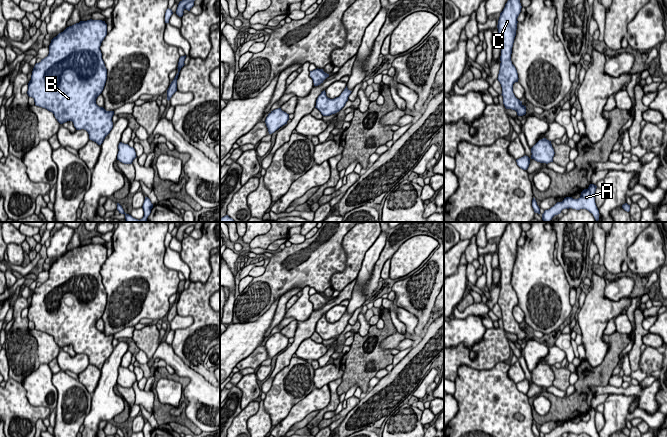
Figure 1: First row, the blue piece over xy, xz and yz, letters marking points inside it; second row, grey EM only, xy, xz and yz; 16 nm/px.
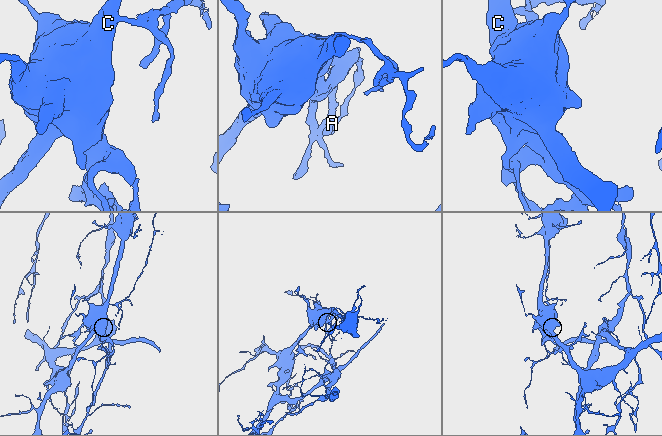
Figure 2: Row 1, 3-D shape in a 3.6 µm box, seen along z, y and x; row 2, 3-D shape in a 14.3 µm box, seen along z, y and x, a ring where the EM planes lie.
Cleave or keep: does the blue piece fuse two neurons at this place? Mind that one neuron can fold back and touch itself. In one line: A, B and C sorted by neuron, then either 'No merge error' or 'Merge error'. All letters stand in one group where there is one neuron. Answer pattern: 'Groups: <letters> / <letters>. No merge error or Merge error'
Groups: A / B C. Merge error

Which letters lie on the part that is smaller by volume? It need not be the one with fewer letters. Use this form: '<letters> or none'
A

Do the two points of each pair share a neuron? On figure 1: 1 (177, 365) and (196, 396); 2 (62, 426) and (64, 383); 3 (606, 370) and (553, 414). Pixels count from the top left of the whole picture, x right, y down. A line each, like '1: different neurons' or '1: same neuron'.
1: same neuron
2: same neuron
3: same neuron

